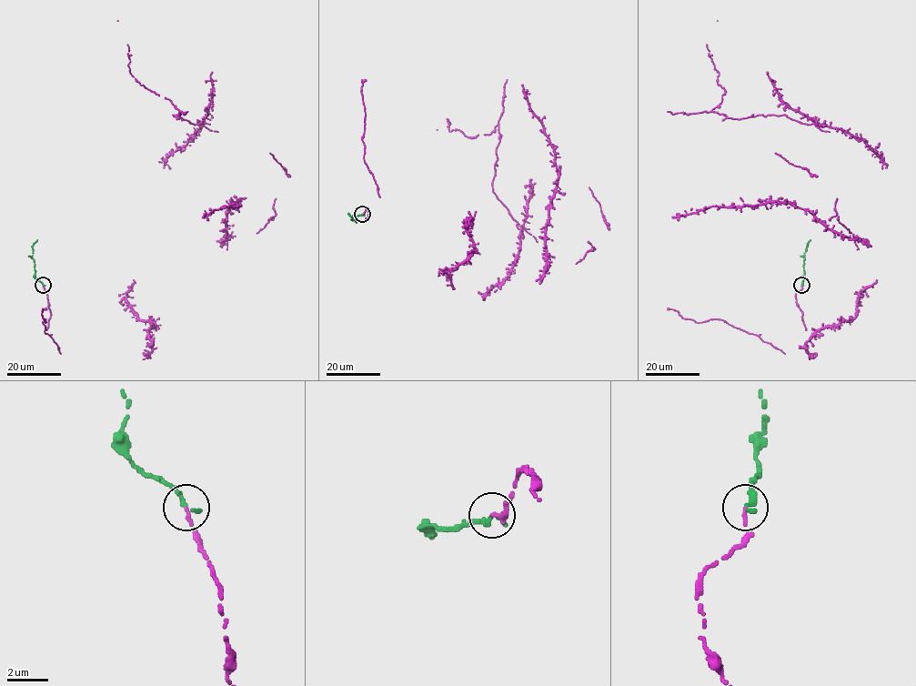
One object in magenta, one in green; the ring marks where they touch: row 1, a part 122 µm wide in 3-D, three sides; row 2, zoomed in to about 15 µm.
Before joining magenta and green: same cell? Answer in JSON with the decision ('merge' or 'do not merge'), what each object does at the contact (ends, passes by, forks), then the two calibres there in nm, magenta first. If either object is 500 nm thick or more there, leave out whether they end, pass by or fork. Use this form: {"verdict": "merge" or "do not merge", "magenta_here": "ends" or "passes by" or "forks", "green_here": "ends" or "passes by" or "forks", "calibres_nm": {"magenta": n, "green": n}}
{"verdict": "do not merge", "magenta_here": "ends", "green_here": "ends", "calibres_nm": {"magenta": 170, "green": 320}}

